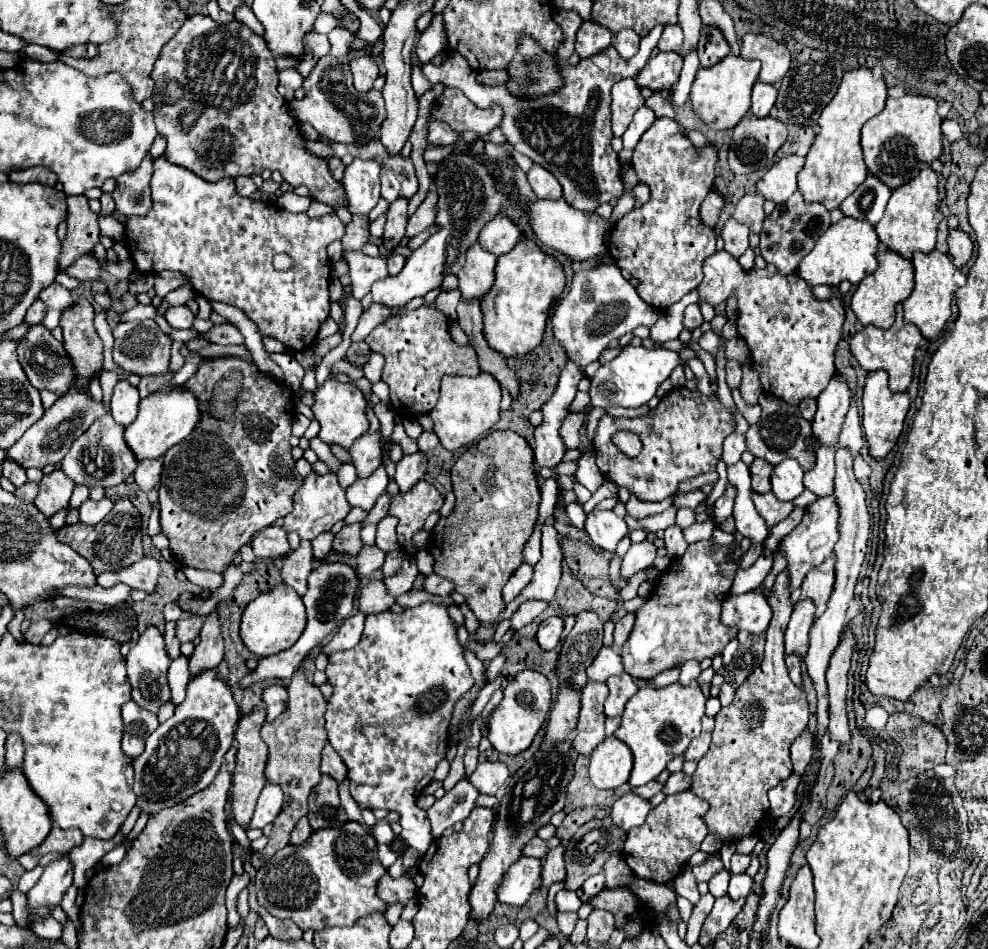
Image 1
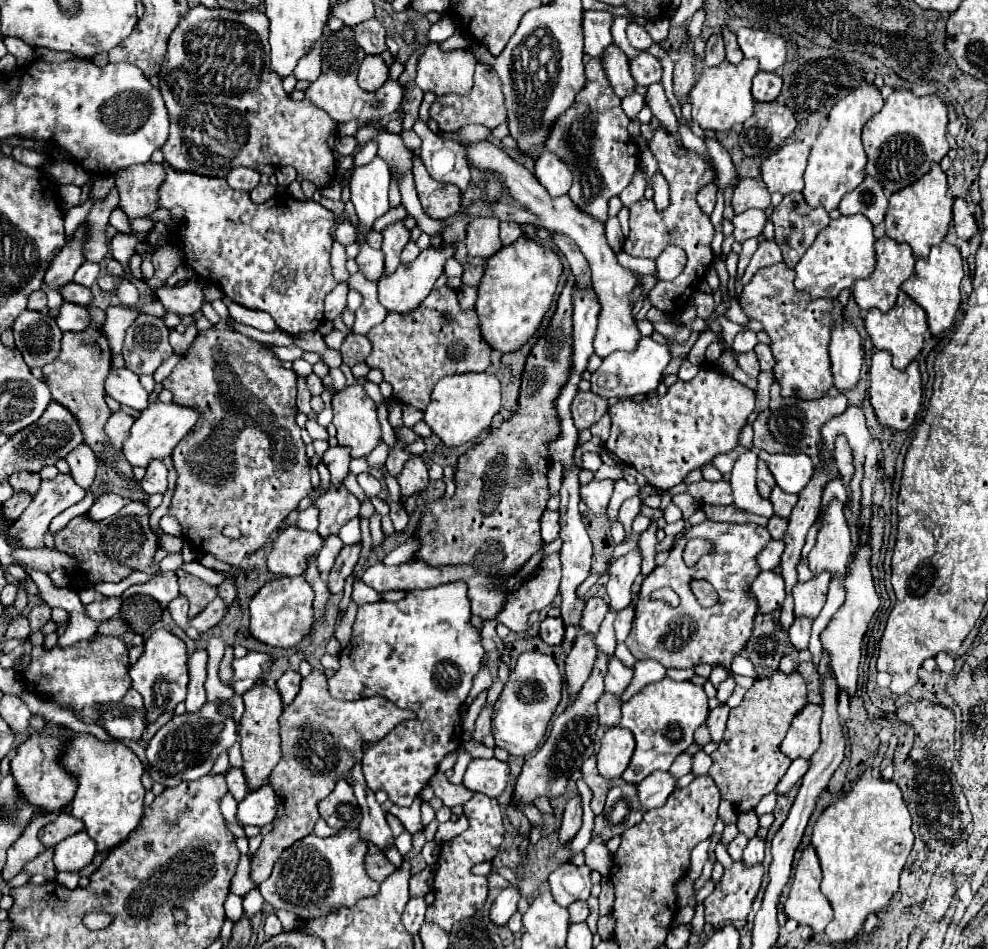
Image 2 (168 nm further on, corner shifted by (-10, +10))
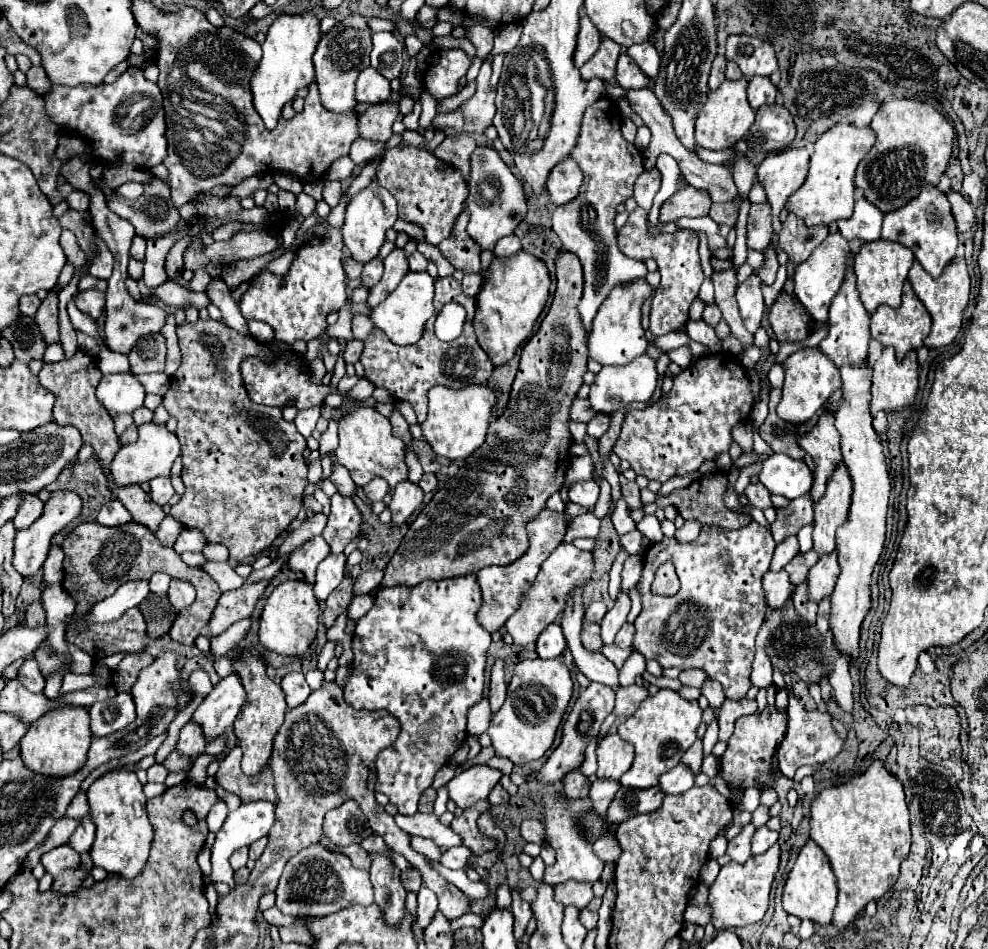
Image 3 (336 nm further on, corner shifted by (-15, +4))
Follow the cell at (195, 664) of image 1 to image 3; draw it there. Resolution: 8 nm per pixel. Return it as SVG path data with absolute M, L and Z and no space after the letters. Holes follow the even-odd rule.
M187 723L179 735L179 743L177 743L179 755L197 755L197 753L203 753L205 747L207 743L203 743L203 735L199 735L199 727L195 727L193 723Z

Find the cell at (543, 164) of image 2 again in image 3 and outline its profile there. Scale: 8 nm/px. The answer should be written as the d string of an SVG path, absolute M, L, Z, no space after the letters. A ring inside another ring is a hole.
M565 159L559 167L553 167L547 179L547 191L555 205L565 205L575 199L579 187L583 183L583 171L573 159Z

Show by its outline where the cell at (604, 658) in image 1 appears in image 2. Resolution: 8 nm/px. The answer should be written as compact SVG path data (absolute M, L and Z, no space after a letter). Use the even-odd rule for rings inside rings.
M598 653L592 675L586 681L586 685L582 687L582 691L578 693L578 697L572 701L572 705L562 715L556 717L556 721L552 723L552 733L548 735L544 745L536 751L534 757L530 757L524 763L522 773L518 775L518 781L514 785L514 797L520 801L520 805L534 805L534 801L538 797L548 797L548 799L562 797L566 793L572 773L578 771L582 767L582 763L594 753L592 741L594 741L594 733L598 729L594 705L596 705L600 693L604 691L604 677L608 673L610 659L612 659L612 655Z

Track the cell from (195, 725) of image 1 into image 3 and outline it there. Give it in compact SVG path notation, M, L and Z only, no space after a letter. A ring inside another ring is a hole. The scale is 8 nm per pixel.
M173 751L167 759L165 759L165 767L169 769L169 771L187 771L189 767L187 767L187 761L189 761L189 757L183 757L183 755L177 755L177 751Z

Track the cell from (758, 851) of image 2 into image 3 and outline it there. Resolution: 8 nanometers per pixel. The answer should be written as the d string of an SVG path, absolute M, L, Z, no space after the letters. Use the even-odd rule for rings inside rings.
M759 827L753 835L753 855L761 855L763 851L767 851L779 837L779 831L773 831L769 827Z

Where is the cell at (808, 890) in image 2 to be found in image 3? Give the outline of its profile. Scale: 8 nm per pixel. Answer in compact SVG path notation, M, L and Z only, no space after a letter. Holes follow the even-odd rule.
M809 839L803 845L803 849L785 881L783 909L799 919L811 919L813 923L827 925L827 923L831 923L831 917L833 917L835 899L837 899L837 885L835 885L835 875L831 871L829 859L823 853L823 849L819 845L815 845L815 841Z

